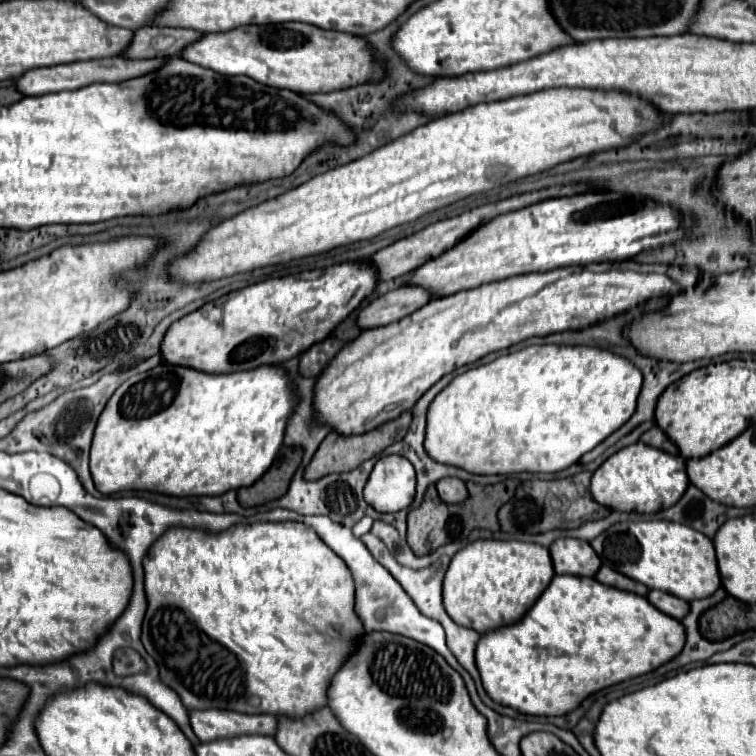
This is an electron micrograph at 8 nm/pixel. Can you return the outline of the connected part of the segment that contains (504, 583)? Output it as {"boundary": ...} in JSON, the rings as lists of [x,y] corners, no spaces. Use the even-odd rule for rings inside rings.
{"boundary":[[[475,541],[453,559],[443,581],[443,605],[449,617],[477,633],[517,623],[553,579],[549,549],[521,541]]]}

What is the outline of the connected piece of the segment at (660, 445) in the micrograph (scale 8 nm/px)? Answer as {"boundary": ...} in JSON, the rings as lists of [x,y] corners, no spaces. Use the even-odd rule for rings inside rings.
{"boundary":[[[657,425],[651,427],[649,431],[645,431],[639,441],[645,443],[645,445],[651,445],[651,447],[655,447],[655,449],[661,449],[661,451],[665,451],[665,453],[677,455],[677,447],[669,441],[669,437],[667,437]]]}

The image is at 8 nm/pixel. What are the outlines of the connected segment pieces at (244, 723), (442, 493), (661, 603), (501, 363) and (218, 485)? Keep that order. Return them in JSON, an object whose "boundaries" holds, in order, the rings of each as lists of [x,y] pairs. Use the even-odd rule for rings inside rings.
{"boundaries":[[[[207,709],[189,711],[191,727],[195,735],[207,743],[215,739],[227,739],[235,735],[269,735],[275,737],[275,717],[273,715],[245,715],[235,711]]],[[[445,477],[437,483],[437,491],[439,491],[439,497],[449,503],[449,505],[457,505],[457,503],[463,503],[469,493],[467,493],[467,487],[461,479],[455,479],[455,477]]],[[[653,589],[653,591],[649,591],[647,599],[649,599],[659,611],[663,611],[663,613],[667,613],[667,615],[679,619],[679,621],[689,613],[689,603],[683,601],[683,599],[679,599],[679,597],[675,597],[675,595],[671,595],[671,593],[655,591],[655,589]]],[[[531,345],[527,349],[497,357],[491,363],[473,367],[461,375],[457,375],[429,405],[427,411],[427,435],[425,435],[425,449],[435,457],[435,461],[443,461],[447,465],[455,465],[459,469],[465,469],[467,473],[475,475],[507,475],[507,473],[557,473],[567,469],[569,465],[577,463],[585,453],[589,453],[593,447],[597,447],[605,437],[609,437],[613,431],[617,431],[635,411],[635,401],[639,395],[643,383],[643,375],[631,361],[603,349],[585,347],[585,345]]],[[[157,365],[151,371],[133,375],[127,381],[123,381],[123,385],[119,385],[119,389],[111,395],[111,399],[107,401],[107,405],[95,425],[93,443],[91,443],[91,475],[93,475],[95,487],[103,495],[111,495],[111,493],[119,493],[119,491],[153,491],[153,493],[163,493],[163,495],[173,495],[173,497],[201,497],[201,495],[223,495],[231,489],[253,485],[271,467],[271,463],[283,443],[285,425],[293,411],[295,401],[297,401],[297,397],[293,393],[291,381],[289,381],[287,373],[277,365],[271,365],[271,367],[263,365],[259,369],[237,371],[237,373],[227,373],[227,375],[209,375],[203,371],[189,369],[189,367]]]]}

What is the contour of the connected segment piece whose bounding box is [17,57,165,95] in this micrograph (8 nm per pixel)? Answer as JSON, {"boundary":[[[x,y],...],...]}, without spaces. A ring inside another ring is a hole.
{"boundary":[[[109,57],[109,59],[93,59],[93,61],[79,61],[79,63],[67,63],[67,65],[55,65],[55,67],[39,67],[27,71],[23,77],[17,79],[17,89],[25,95],[45,95],[45,93],[57,93],[57,91],[73,91],[79,87],[87,87],[93,83],[119,83],[131,77],[139,77],[143,73],[151,73],[151,69],[159,69],[163,65],[165,57],[155,57],[147,61],[127,61],[127,57]]]}

